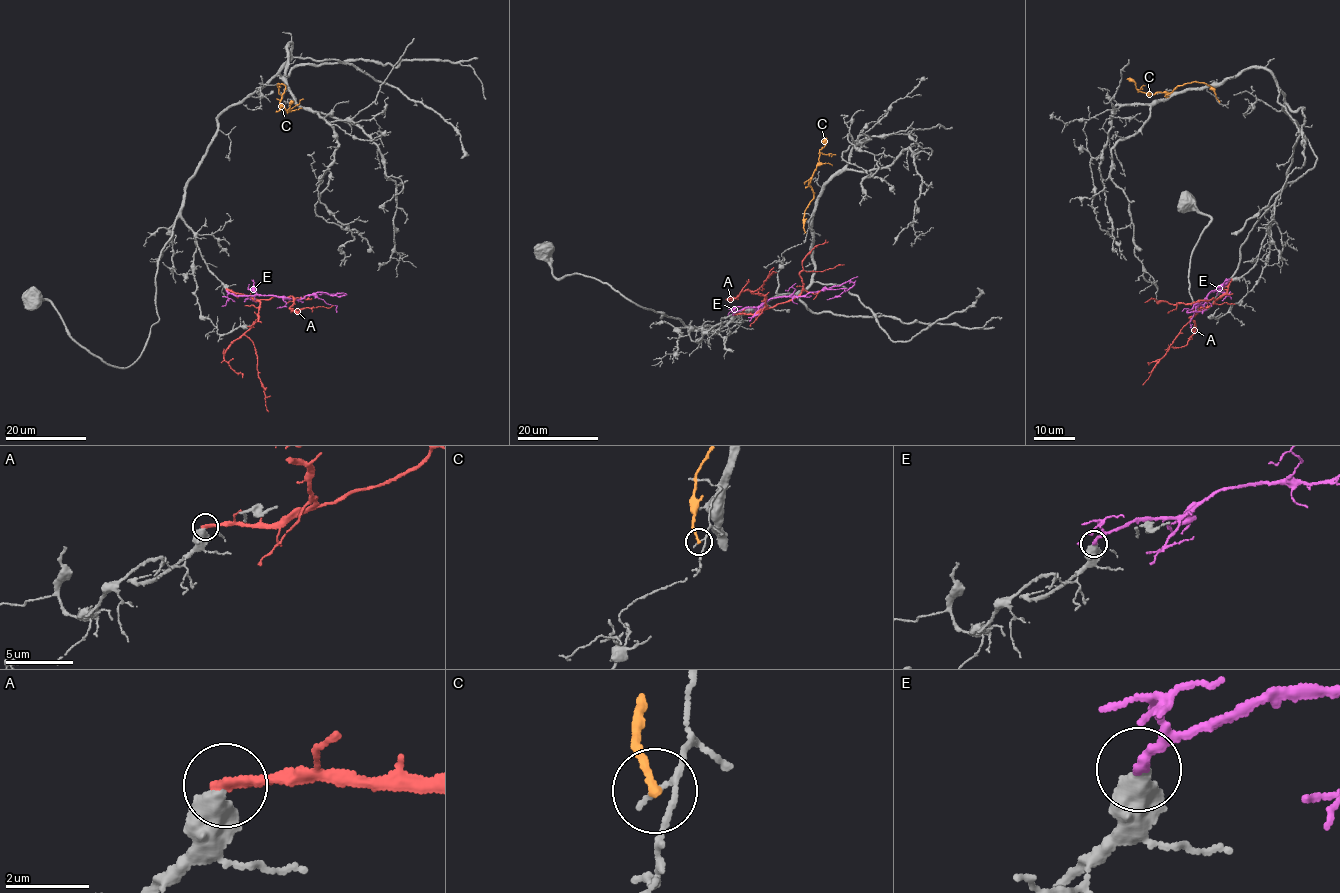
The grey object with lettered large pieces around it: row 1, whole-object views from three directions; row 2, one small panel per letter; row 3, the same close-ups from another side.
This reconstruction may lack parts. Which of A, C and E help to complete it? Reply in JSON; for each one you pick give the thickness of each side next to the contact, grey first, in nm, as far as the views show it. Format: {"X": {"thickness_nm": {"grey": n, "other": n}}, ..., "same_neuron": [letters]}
{"E": {"thickness_nm": {"grey": 500, "other": 220}}, "same_neuron": ["E"]}

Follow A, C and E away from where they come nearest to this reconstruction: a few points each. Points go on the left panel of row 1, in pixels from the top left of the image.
A: (227, 289), (256, 298), (260, 304), (258, 318), (244, 334), (255, 348), (257, 377), (268, 412)
C: (281, 95), (277, 85), (281, 83), (285, 86), (279, 102), (286, 111), (292, 101)
E: (226, 290), (236, 295), (296, 299), (319, 292), (344, 295), (319, 294)

